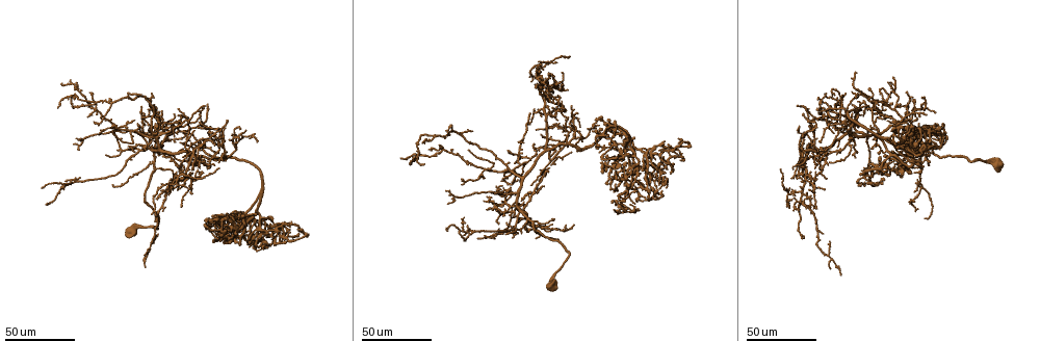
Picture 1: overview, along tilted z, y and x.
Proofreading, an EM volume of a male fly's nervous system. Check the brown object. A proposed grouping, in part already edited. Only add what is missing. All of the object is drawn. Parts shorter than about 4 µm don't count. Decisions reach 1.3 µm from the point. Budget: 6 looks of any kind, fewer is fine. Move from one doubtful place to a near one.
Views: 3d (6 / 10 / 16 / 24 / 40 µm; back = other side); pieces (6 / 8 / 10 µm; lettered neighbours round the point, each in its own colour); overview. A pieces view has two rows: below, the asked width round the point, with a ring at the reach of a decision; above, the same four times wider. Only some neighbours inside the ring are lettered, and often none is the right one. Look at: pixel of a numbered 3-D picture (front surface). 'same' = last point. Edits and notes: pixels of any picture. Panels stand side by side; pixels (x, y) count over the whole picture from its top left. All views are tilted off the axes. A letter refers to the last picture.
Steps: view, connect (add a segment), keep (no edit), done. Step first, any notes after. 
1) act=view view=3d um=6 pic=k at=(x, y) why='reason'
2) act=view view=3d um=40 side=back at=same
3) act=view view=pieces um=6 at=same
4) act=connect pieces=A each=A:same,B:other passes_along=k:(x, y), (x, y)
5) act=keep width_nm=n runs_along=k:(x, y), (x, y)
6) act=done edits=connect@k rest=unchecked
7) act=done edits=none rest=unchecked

act=view view=3d um=24 pic=1 at=(554, 220) why='end of a long branch'

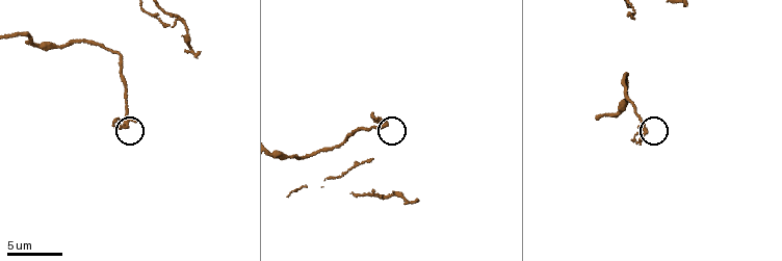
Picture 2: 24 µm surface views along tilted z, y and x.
act=view view=pieces um=6 pic=2 at=(377, 118)

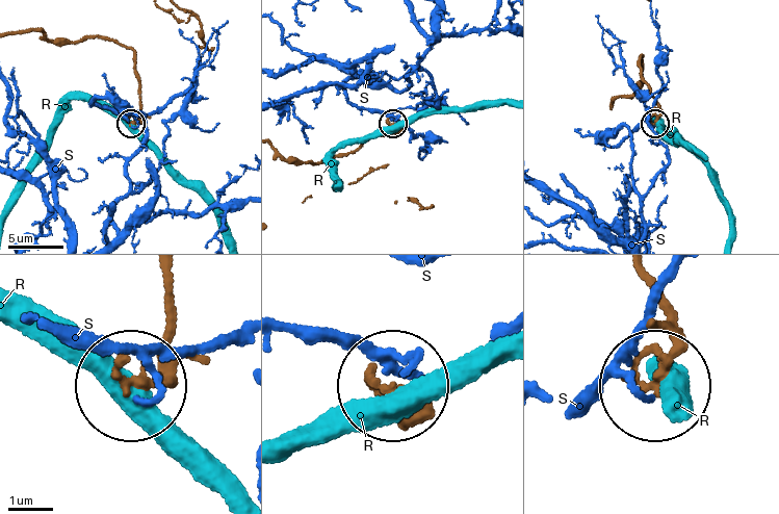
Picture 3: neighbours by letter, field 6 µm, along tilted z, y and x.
act=keep width_nm=200 each=R:other,S:other runs_along=3:(279, 152), (321, 163), (394, 124) found='no lettered segment goes on from it'

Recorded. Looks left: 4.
act=view view=3d um=24 pic=1 at=(226, 129) why='free end'

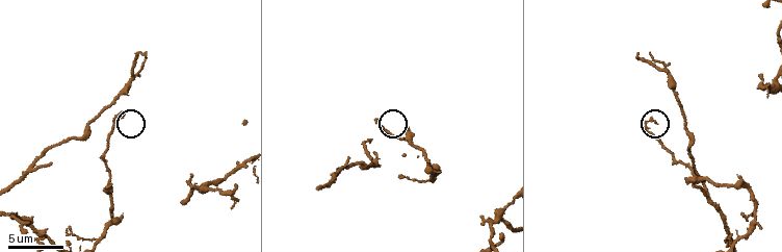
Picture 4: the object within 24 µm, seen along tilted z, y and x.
act=view view=pieces um=10 pic=4 at=(657, 124)

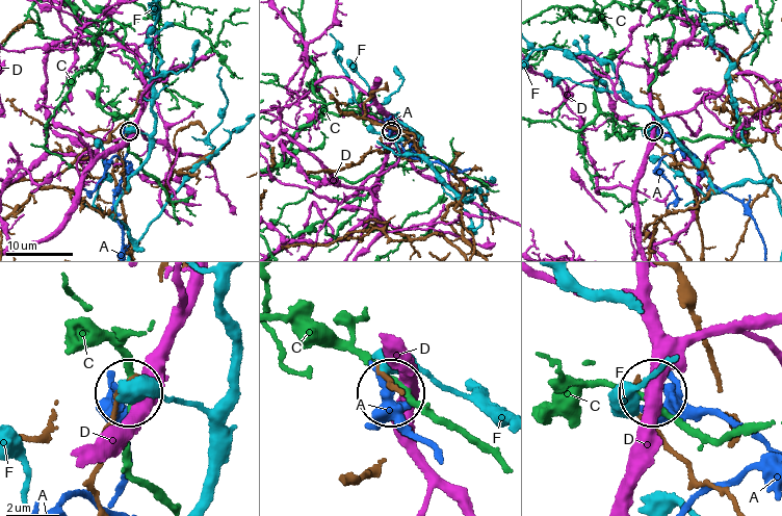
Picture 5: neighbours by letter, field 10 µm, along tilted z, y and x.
act=keep each=A:other,C:other,D:other,F:other found='none of them fits'

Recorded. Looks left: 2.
act=view view=pieces um=10 pic=4 at=(370, 139) why='free end'

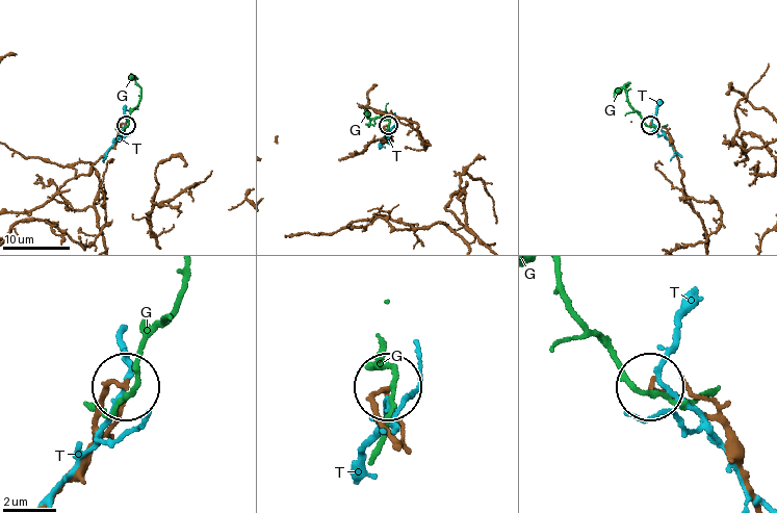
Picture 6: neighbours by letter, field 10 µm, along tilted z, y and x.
act=keep each=G:other,T:other runs_along=6:(391, 439), (379, 411), (382, 393) found='no lettered segment goes on from it'

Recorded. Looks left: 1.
act=done edits=none rest=unchecked

